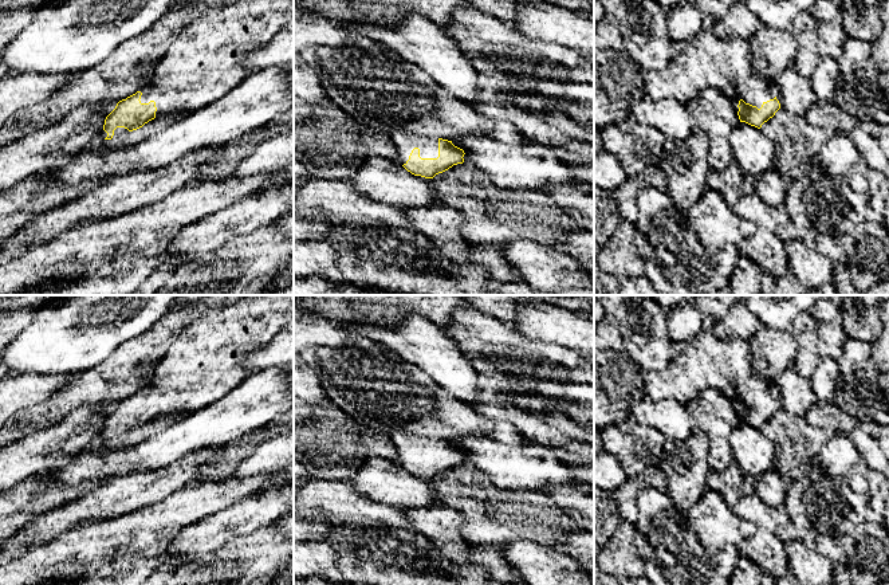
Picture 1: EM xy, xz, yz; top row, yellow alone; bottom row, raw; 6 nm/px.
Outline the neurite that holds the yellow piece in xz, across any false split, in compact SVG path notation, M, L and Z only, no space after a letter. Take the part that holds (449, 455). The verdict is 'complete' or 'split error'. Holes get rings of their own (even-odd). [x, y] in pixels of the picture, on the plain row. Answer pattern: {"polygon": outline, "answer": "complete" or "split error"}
{"polygon": "M396 431L390 437L397 448L397 462L414 476L433 479L465 460L464 451L452 441L428 437L417 431Z", "answer": "split error"}

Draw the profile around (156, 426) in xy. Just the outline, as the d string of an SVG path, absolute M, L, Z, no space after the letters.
M158 416L145 424L142 428L129 432L125 428L117 428L111 440L98 440L95 447L102 449L118 449L126 445L137 444L161 432L172 421L166 416Z

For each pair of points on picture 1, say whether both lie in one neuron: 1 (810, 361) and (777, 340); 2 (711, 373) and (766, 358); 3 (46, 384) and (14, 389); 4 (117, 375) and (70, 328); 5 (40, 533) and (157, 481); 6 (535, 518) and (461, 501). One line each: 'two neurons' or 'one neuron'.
1: two neurons
2: two neurons
3: one neuron
4: two neurons
5: one neuron
6: one neuron

